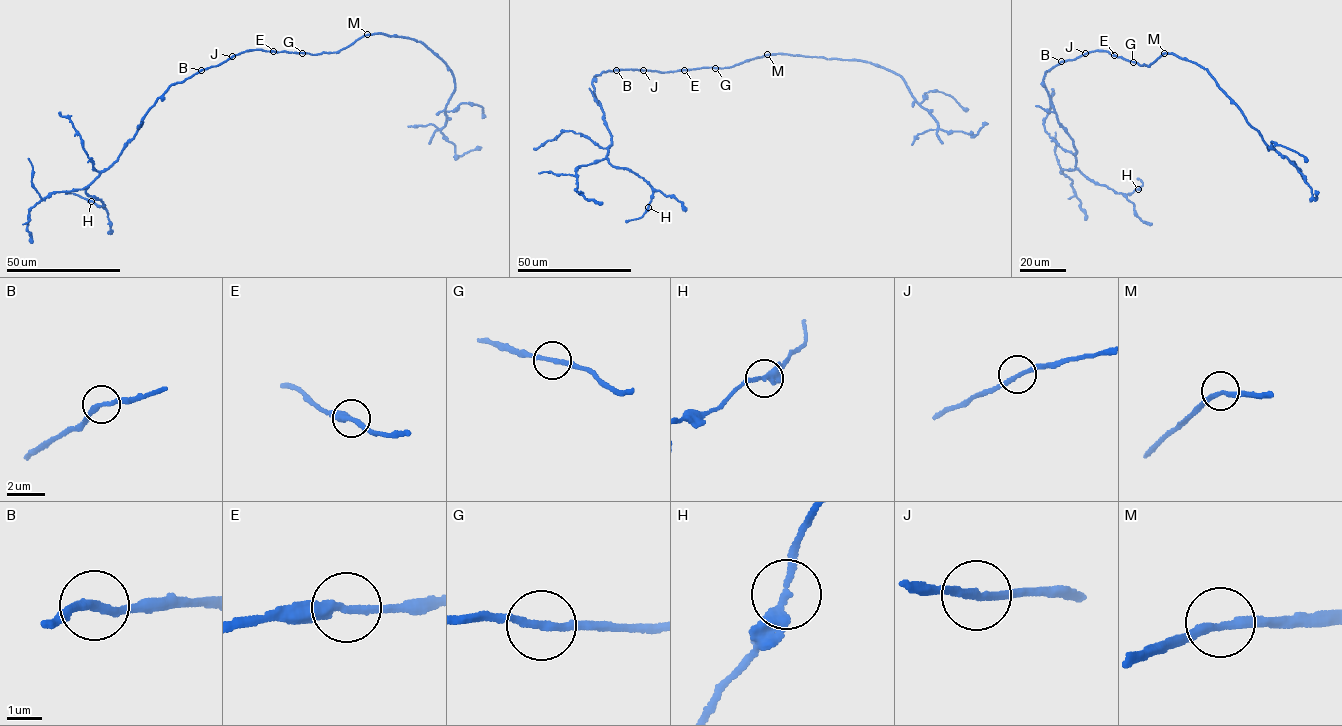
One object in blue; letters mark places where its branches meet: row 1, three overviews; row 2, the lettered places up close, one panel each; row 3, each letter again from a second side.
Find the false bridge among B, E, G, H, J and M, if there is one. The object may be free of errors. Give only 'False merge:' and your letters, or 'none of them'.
False merge: none of them

